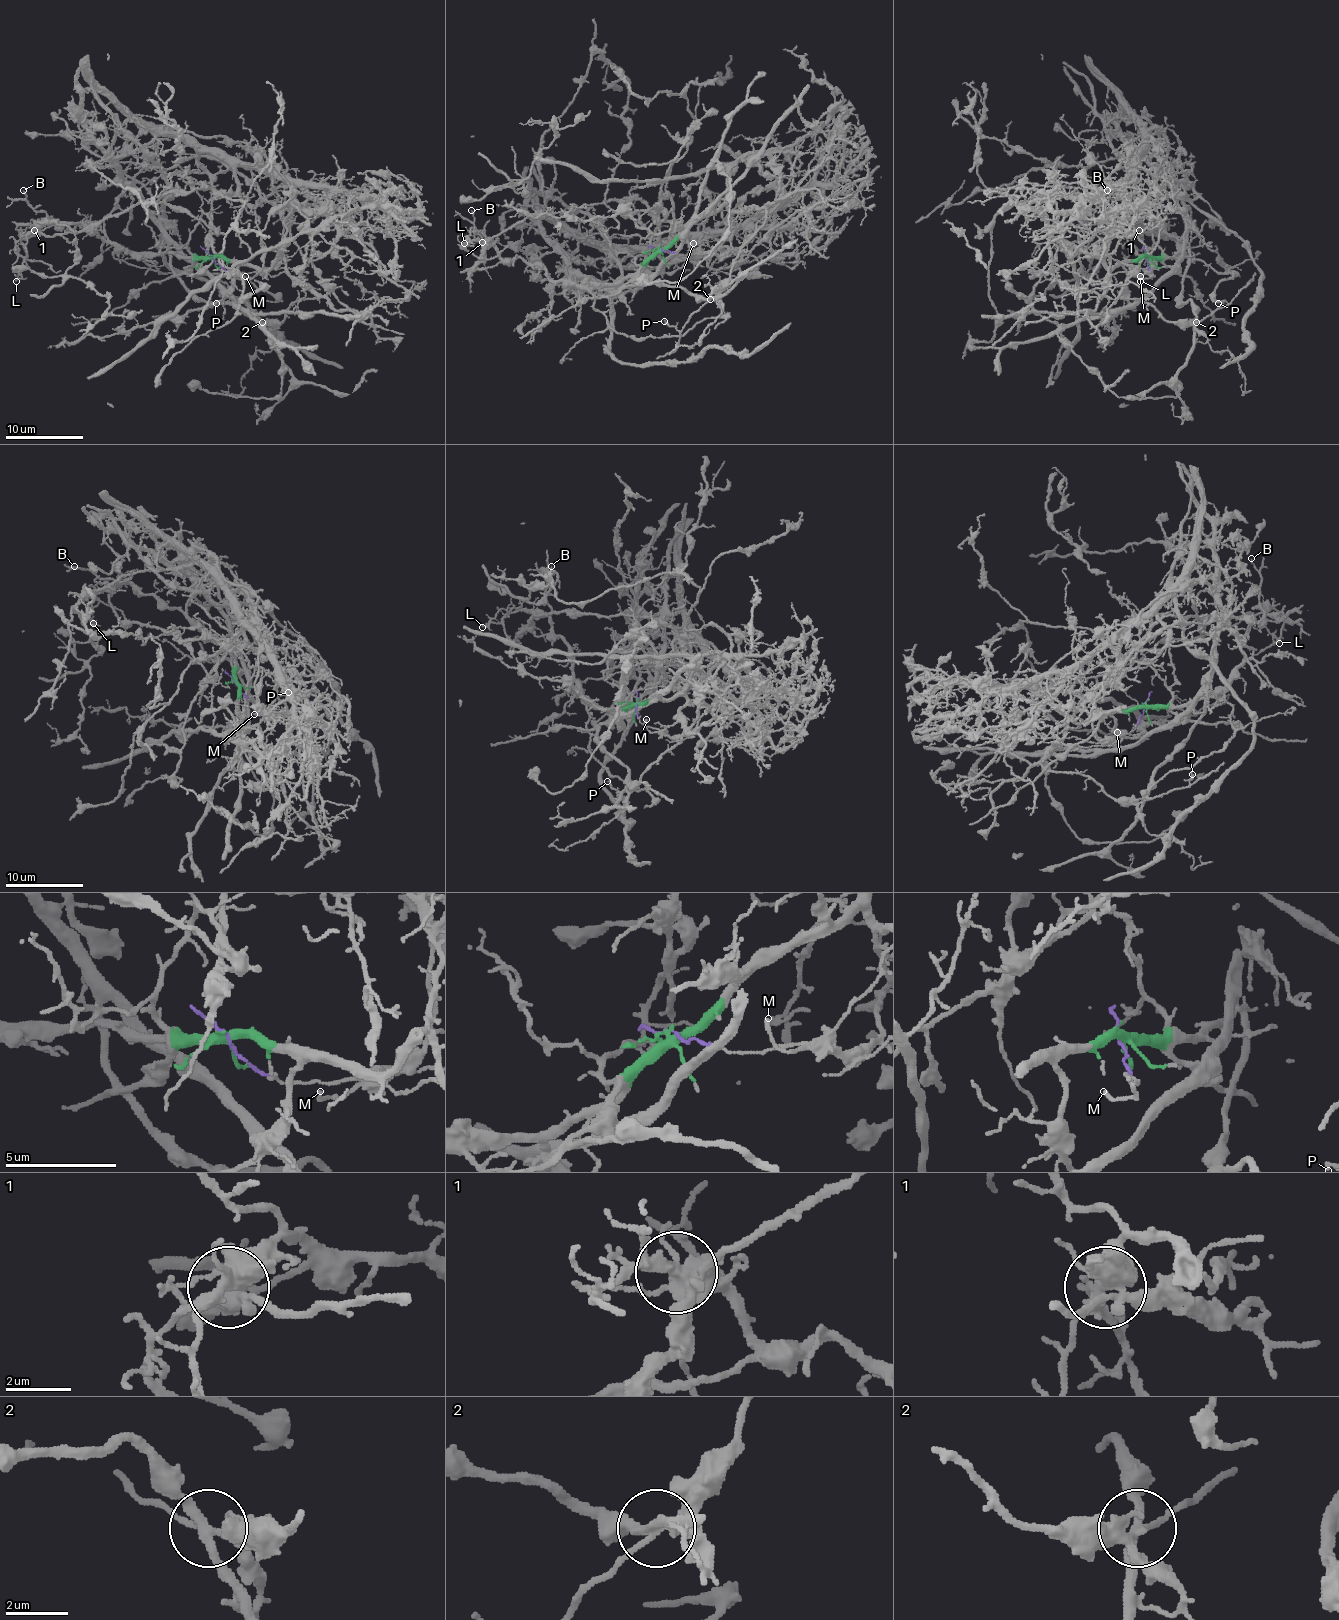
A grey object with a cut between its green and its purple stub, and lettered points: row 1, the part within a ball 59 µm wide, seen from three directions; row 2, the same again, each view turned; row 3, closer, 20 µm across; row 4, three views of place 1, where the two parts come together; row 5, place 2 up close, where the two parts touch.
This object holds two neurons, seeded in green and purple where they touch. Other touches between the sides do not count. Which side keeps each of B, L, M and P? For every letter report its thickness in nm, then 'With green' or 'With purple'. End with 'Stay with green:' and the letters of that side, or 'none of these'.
B: Thickness 130 nm. With green
L: Thickness 90 nm. With green
M: Thickness 160 nm. With purple
P: Thickness 180 nm. With green
Stay with green: B, L, P

